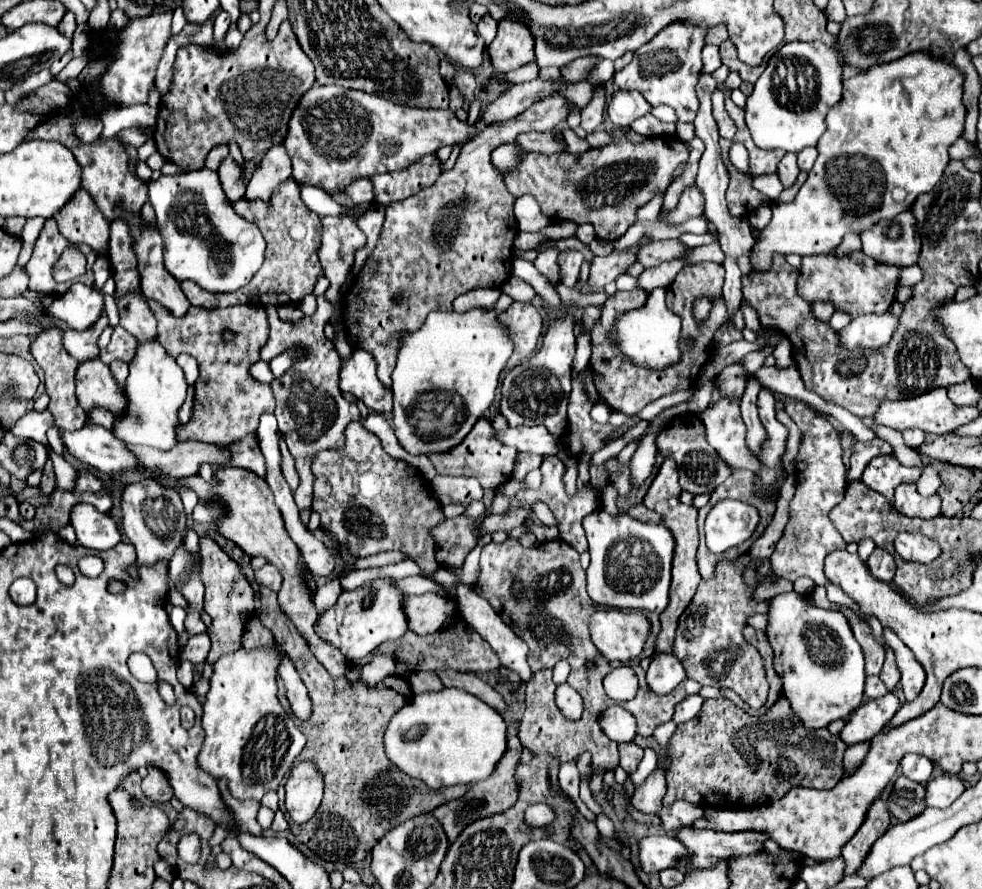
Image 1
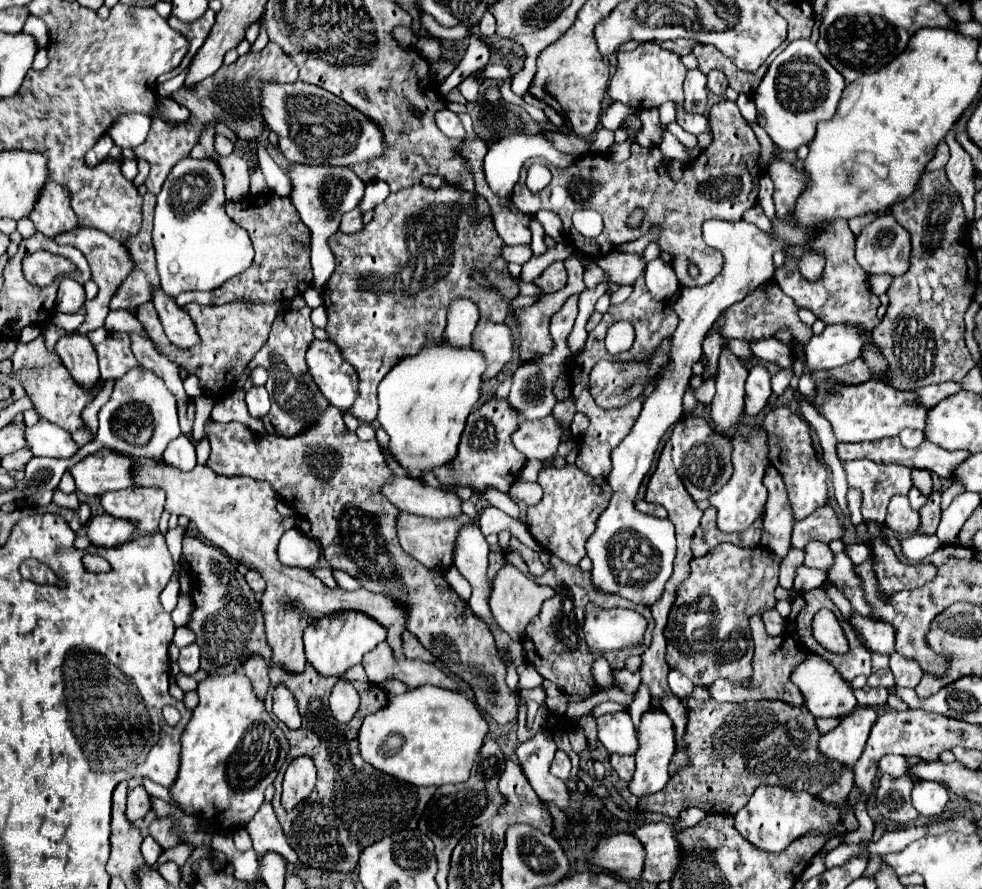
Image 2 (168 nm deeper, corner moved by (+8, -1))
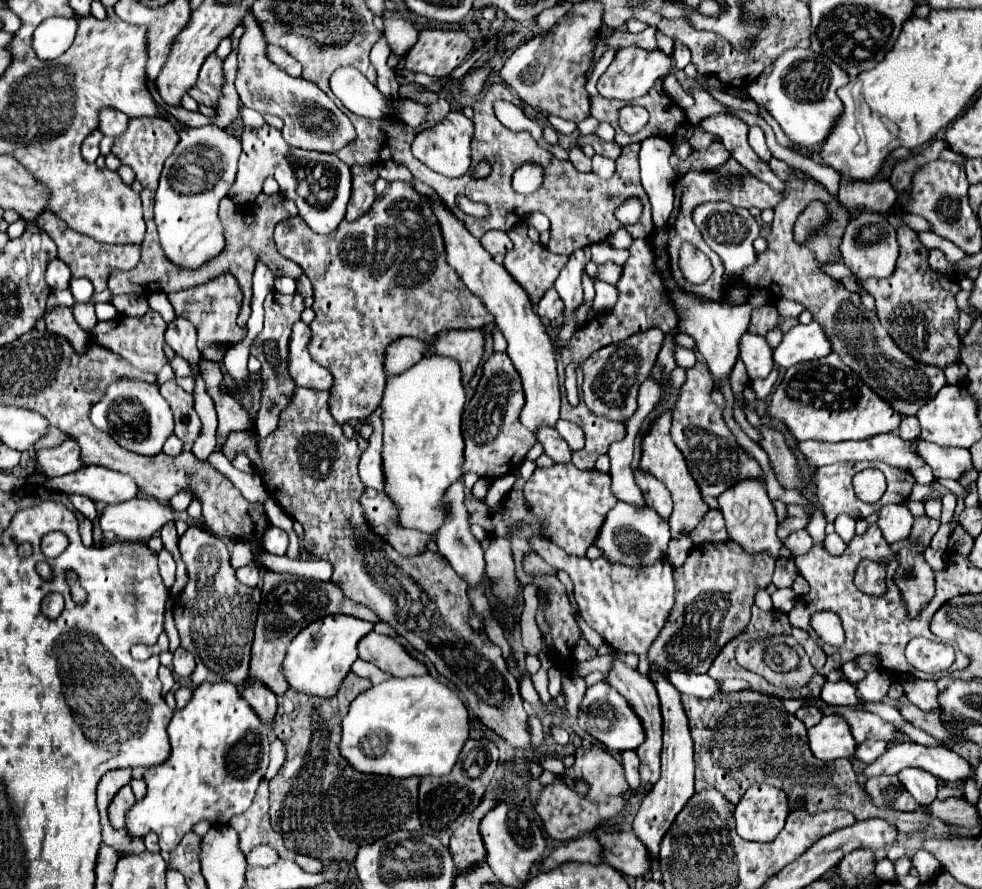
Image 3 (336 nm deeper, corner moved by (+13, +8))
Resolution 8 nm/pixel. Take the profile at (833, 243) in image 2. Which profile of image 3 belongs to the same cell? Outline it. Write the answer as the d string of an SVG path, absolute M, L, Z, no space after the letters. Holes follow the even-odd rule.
M791 177L785 181L783 201L775 207L775 219L771 231L767 235L767 251L757 253L757 263L743 271L743 279L753 287L765 287L773 291L777 297L785 297L801 303L805 309L813 313L813 321L821 323L833 351L841 357L841 361L851 367L873 393L891 403L895 411L901 411L903 417L915 415L919 407L929 403L937 391L947 385L943 369L929 367L909 359L889 337L885 327L881 327L877 313L865 309L861 297L857 293L849 293L839 281L827 277L819 267L825 261L839 261L839 241L849 223L849 215L841 209L839 199L831 197L823 185L815 179L801 181ZM811 201L821 201L827 207L829 219L823 227L813 231L805 243L795 243L793 239L793 223L805 211Z

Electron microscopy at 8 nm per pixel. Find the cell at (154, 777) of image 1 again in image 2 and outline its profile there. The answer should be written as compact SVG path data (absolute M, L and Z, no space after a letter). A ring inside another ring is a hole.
M136 786L130 794L128 794L128 810L126 810L126 818L130 822L144 818L148 812L152 810L152 802L150 802L150 794L142 788Z

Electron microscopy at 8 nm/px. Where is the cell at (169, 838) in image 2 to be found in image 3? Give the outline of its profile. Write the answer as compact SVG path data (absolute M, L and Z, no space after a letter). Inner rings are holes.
M223 681L223 683L203 683L203 685L199 685L199 687L193 691L191 701L189 701L183 709L177 709L177 711L175 711L175 715L173 715L173 719L171 719L171 723L169 723L169 727L167 727L167 735L169 735L169 743L171 743L171 755L167 757L165 763L153 765L153 767L147 767L147 769L145 769L143 779L145 779L145 783L147 783L147 793L145 793L143 799L135 801L135 805L127 811L127 815L125 815L125 829L127 829L127 835L129 835L129 837L141 837L141 839L143 839L149 831L153 831L153 833L157 833L157 837L159 837L159 847L161 847L163 851L173 851L173 849L177 847L177 843L181 841L181 837L183 837L195 823L199 823L199 821L203 821L203 819L211 819L213 823L223 823L223 825L225 825L225 823L229 823L229 819L231 819L233 815L243 813L243 811L249 809L249 803L253 801L253 795L255 795L255 791L257 791L257 785L259 785L259 781L263 779L263 775L265 775L265 771L267 771L267 765L269 765L271 731L261 723L261 719L259 719L259 717L253 713L253 709L245 703L245 699L241 697L239 689L237 689L235 685Z

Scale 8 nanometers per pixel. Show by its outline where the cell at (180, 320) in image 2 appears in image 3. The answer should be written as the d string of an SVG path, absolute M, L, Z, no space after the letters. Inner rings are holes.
M175 317L165 331L165 343L183 357L191 367L197 367L201 361L201 351L197 351L197 329L183 317Z

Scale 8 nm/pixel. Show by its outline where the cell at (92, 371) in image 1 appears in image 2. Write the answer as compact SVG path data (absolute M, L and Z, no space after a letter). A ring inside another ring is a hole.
M64 336L56 344L56 354L62 364L68 368L70 376L82 386L86 392L94 390L100 382L100 370L94 346L86 336Z

